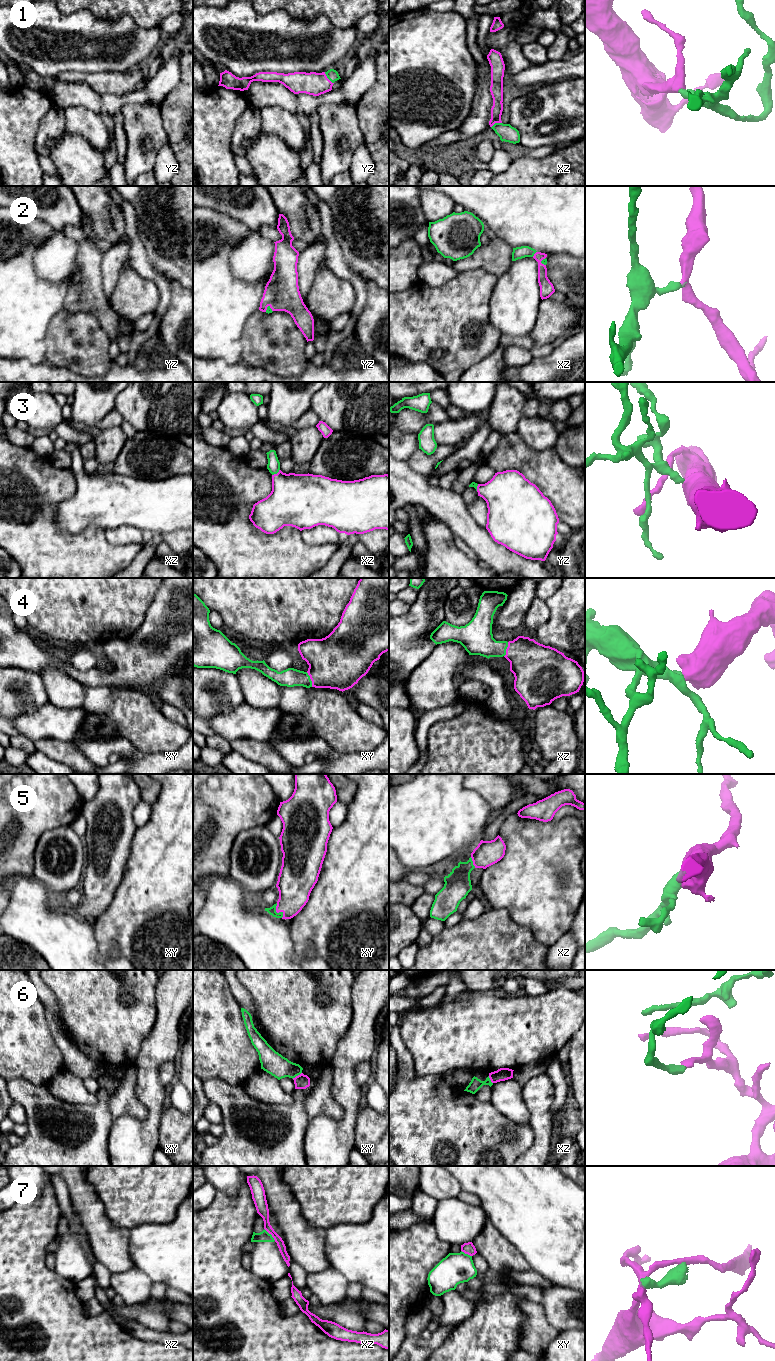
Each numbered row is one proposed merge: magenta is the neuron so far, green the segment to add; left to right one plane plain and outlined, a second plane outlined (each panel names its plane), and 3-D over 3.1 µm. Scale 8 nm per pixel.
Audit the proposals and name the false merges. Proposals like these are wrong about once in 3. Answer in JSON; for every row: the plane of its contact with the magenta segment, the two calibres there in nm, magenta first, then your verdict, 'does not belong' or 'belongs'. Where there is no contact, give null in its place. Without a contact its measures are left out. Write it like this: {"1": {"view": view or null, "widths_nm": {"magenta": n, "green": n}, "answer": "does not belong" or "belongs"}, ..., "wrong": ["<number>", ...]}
{"1": {"view": "yz", "widths_nm": {"magenta": 180, "green": 90}, "answer": "belongs"}, "2": {"view": "xz", "widths_nm": {"magenta": 90, "green": 100}, "answer": "belongs"}, "3": {"view": "xz", "widths_nm": {"magenta": 400, "green": 100}, "answer": "belongs"}, "4": {"view": "xy", "widths_nm": {"magenta": 440, "green": 150}, "answer": "belongs"}, "5": {"view": "xy", "widths_nm": {"magenta": 260, "green": 60}, "answer": "belongs"}, "6": {"view": "xy", "widths_nm": {"magenta": 120, "green": 180}, "answer": "does not belong"}, "7": {"view": "xz", "widths_nm": {"magenta": 100, "green": 90}, "answer": "belongs"}, "wrong": ["6"]}

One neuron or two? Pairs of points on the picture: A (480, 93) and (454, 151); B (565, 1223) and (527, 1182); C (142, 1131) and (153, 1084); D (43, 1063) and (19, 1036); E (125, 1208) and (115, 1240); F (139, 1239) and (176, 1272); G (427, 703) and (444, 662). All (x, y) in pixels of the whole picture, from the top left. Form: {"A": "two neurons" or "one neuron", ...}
{"A": "one neuron", "B": "one neuron", "C": "one neuron", "D": "one neuron", "E": "two neurons", "F": "one neuron", "G": "one neuron"}

